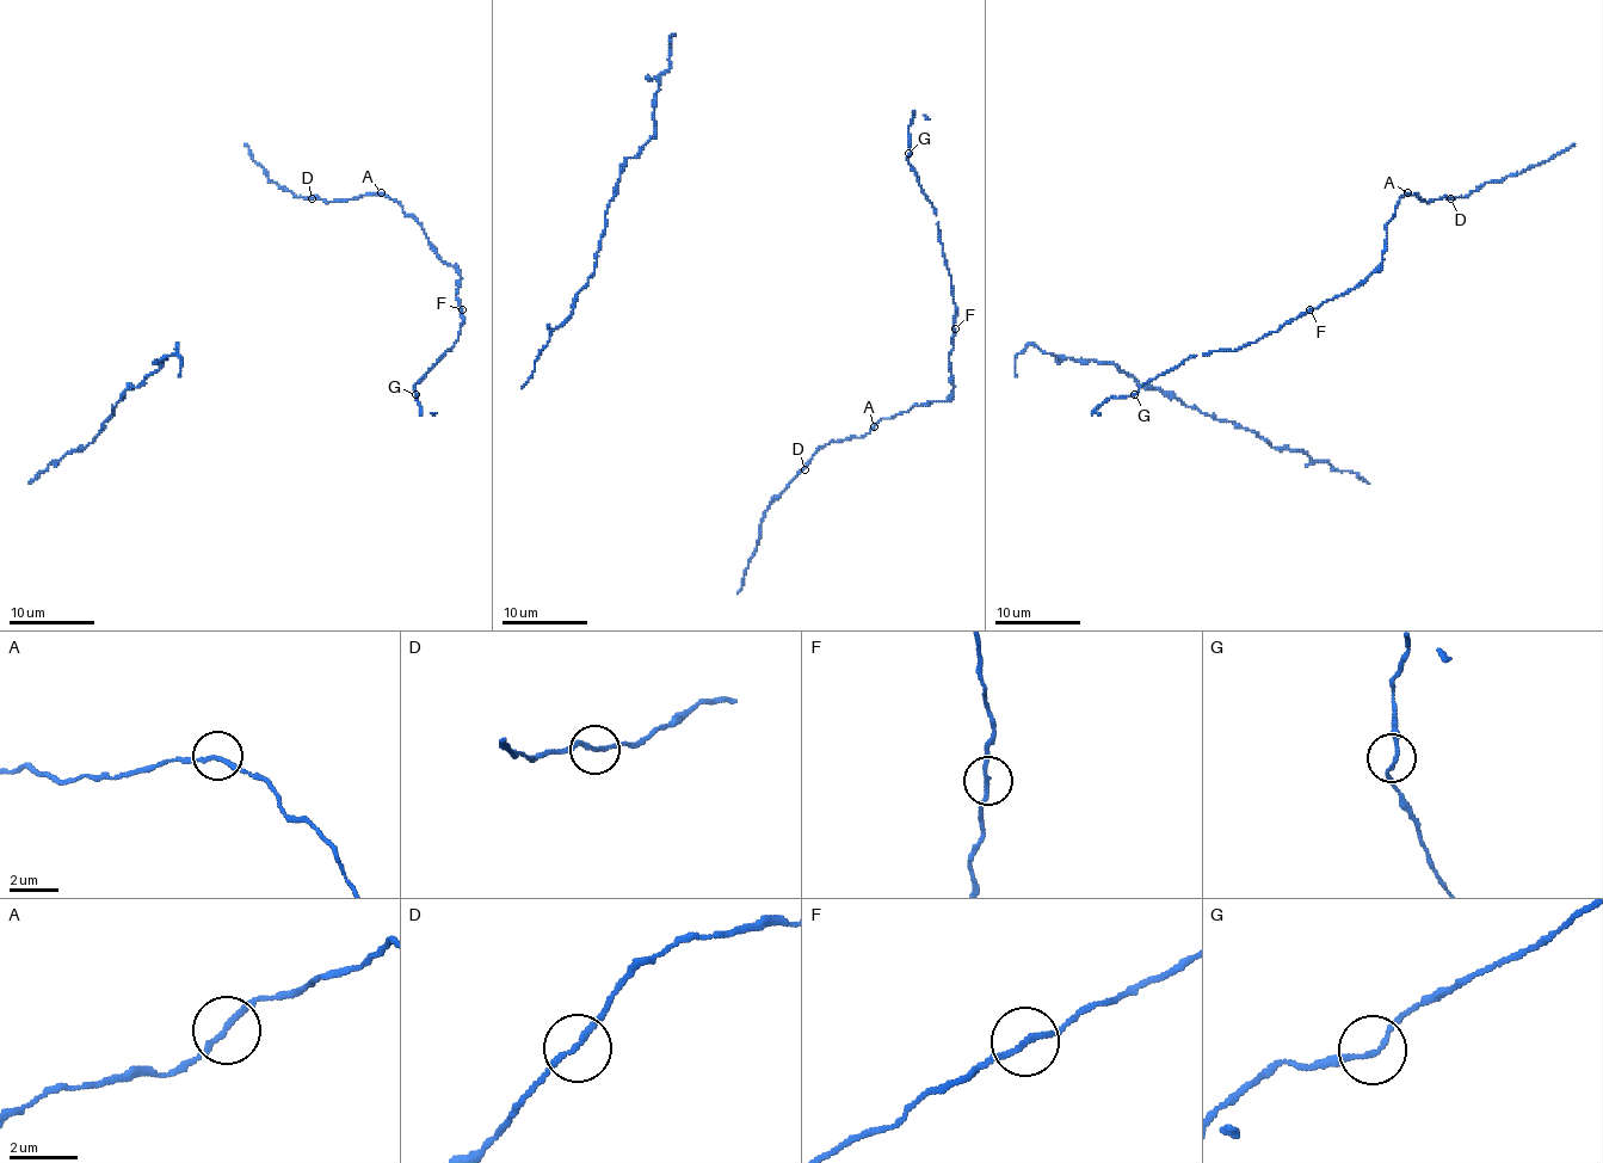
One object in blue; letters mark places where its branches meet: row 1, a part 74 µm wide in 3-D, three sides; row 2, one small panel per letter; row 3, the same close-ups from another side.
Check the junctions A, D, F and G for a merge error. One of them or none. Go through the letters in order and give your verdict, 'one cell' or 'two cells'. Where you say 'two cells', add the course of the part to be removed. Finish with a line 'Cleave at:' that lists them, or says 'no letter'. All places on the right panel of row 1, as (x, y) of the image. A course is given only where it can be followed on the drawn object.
A: one cell
D: one cell
F: one cell
G: one cell
Cleave at: no letter

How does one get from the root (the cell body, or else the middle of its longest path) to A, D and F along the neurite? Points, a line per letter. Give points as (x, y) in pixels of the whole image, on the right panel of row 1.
A: (1134, 394), (1145, 383), (1194, 355), (1237, 351), (1361, 284), (1382, 265), (1386, 225), (1399, 200), (1407, 192)
D: (1134, 394), (1194, 355), (1237, 351), (1361, 284), (1382, 265), (1386, 225), (1401, 197), (1450, 200)
F: (1134, 394), (1145, 383), (1194, 355), (1237, 351), (1277, 332), (1309, 311)

